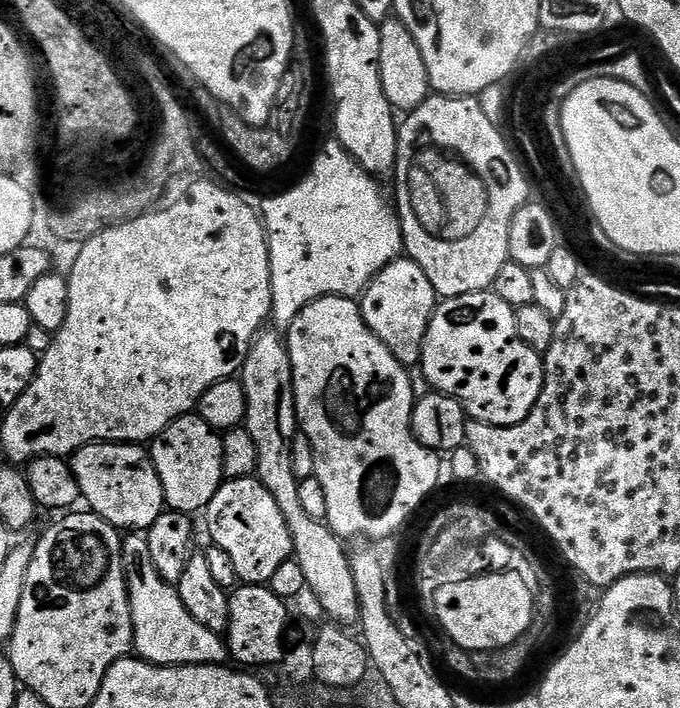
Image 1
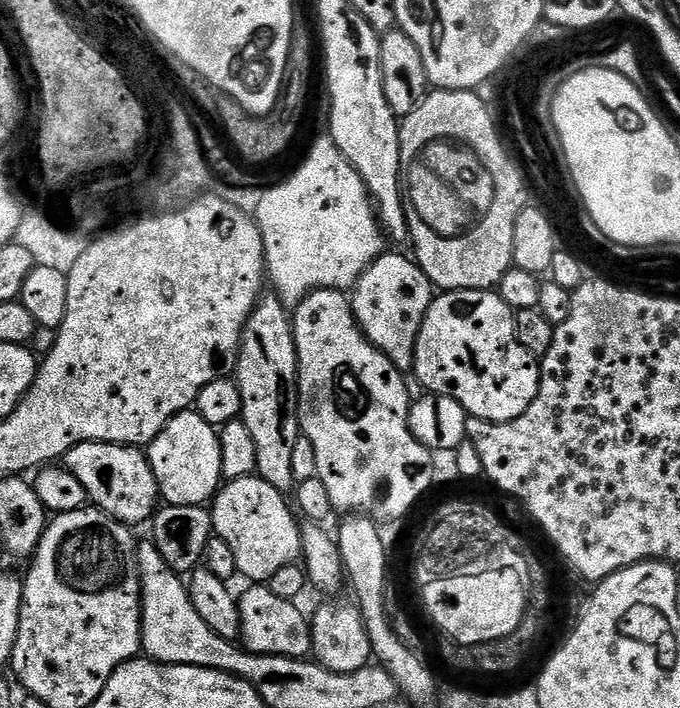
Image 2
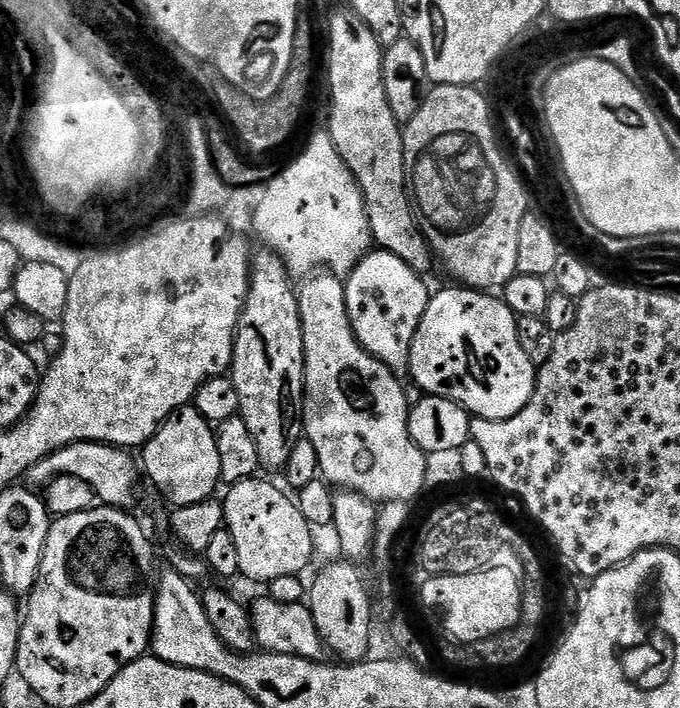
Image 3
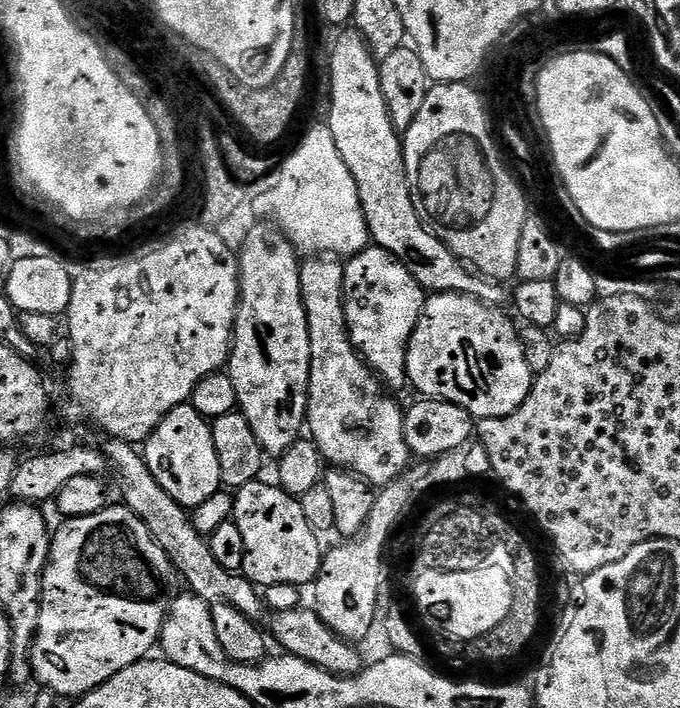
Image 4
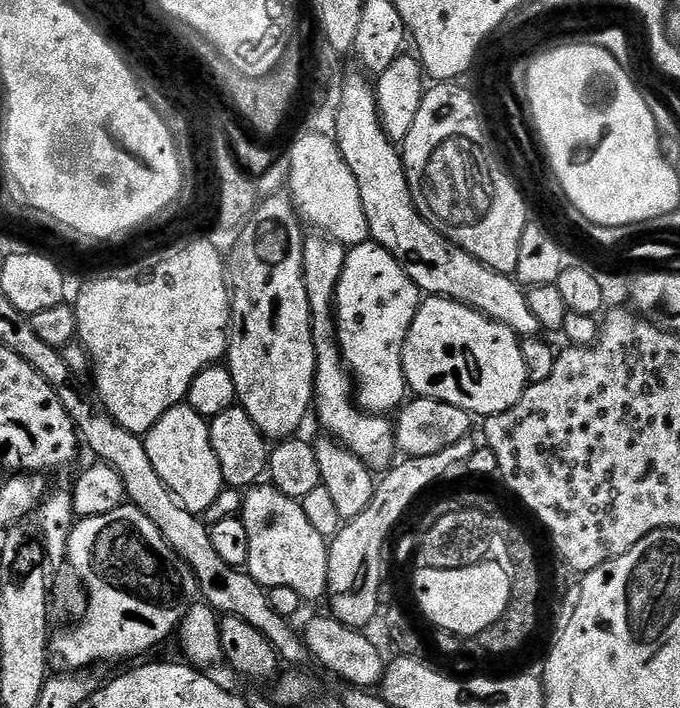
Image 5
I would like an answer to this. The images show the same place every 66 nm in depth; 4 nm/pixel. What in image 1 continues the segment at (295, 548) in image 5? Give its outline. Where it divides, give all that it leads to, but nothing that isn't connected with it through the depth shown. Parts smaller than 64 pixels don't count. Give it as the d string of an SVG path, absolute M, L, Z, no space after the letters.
M255 478L225 480L208 504L207 516L211 543L230 554L237 581L267 585L268 580L274 578L274 570L292 556L292 539L290 530L286 530L286 518L282 518L278 502L270 498L270 490Z

